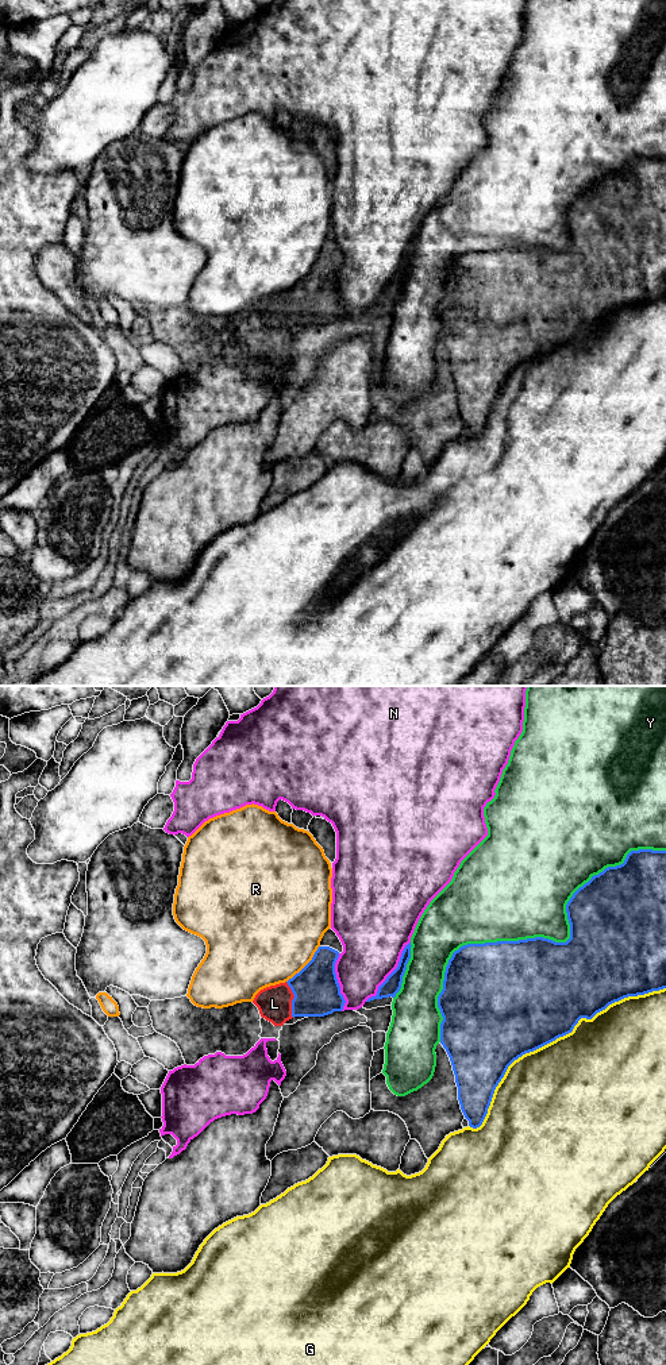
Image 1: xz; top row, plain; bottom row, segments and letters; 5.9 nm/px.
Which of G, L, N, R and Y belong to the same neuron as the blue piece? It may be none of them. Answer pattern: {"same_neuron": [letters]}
{"same_neuron": ["L"]}

